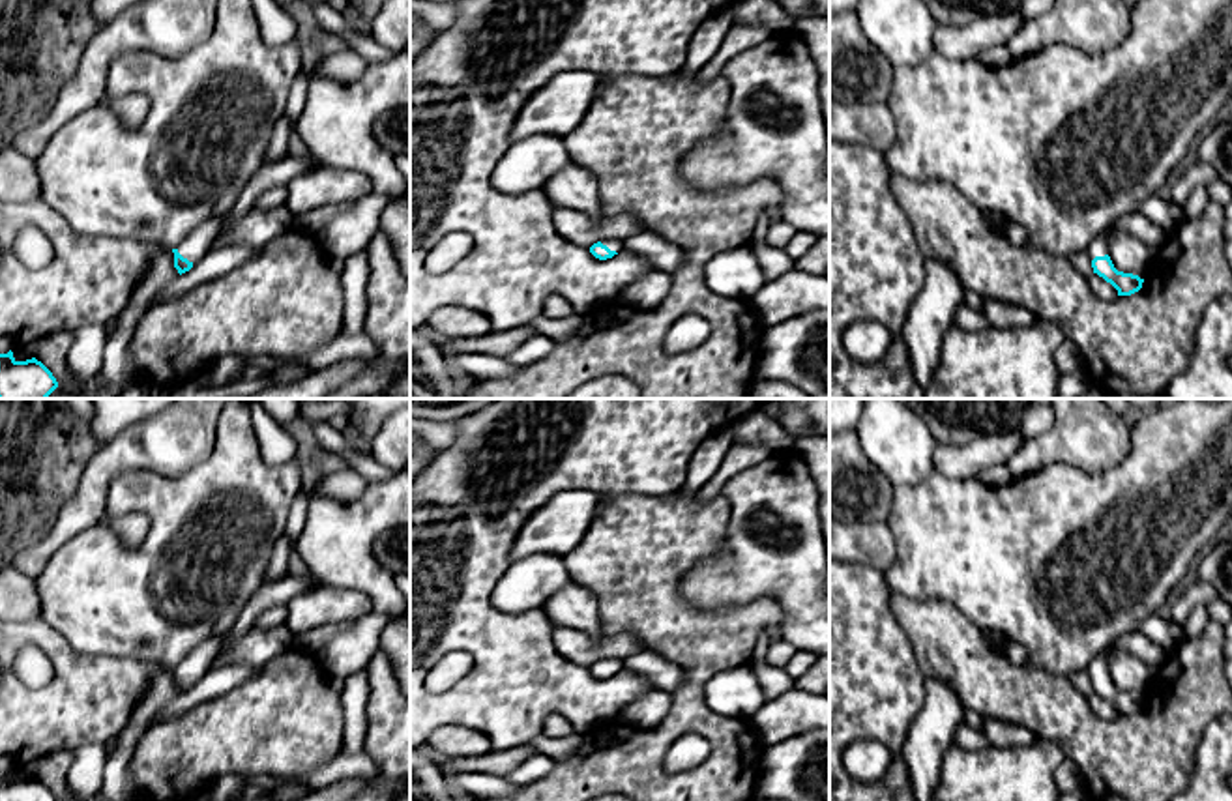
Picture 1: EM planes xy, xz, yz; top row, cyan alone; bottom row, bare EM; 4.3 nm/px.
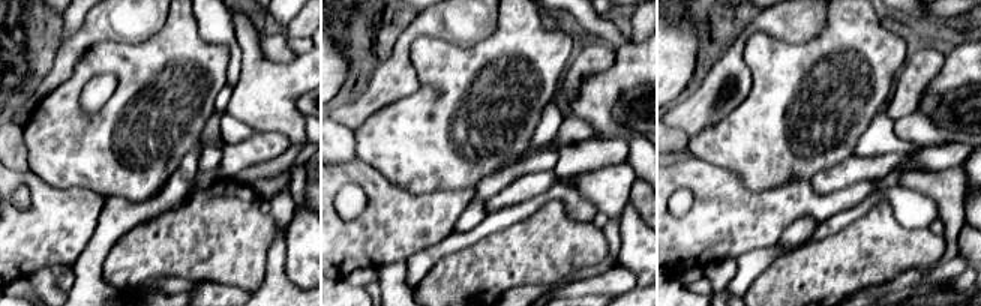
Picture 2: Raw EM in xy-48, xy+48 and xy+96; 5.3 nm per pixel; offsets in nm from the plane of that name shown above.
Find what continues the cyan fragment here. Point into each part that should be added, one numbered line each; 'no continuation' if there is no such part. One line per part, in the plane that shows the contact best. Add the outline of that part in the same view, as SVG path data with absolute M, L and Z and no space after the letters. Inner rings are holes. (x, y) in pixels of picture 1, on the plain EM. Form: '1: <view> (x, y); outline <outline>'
1: xy (201, 659); outline M221 636L202 640L178 666L178 672L189 681L197 683L213 666L213 661L217 659L221 648Z

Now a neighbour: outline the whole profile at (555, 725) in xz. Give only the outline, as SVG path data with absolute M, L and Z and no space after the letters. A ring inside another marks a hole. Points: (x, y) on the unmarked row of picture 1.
M560 713L549 715L541 730L541 734L545 734L547 737L554 737L554 739L565 737L569 735L569 732L571 732L569 721Z

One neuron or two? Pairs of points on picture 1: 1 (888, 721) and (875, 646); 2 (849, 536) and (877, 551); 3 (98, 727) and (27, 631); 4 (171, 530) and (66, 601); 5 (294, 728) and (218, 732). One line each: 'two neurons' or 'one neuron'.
1: one neuron
2: one neuron
3: one neuron
4: one neuron
5: one neuron

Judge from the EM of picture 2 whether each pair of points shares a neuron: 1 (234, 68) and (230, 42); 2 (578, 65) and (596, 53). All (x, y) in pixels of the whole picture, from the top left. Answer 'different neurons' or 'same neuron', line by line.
1: same neuron
2: same neuron

